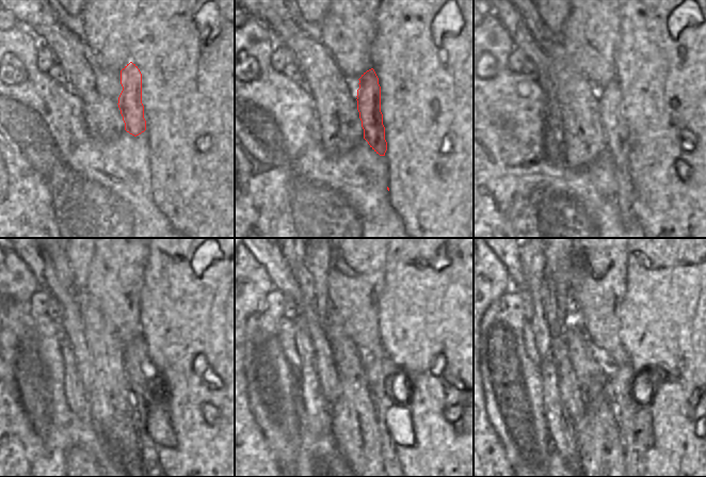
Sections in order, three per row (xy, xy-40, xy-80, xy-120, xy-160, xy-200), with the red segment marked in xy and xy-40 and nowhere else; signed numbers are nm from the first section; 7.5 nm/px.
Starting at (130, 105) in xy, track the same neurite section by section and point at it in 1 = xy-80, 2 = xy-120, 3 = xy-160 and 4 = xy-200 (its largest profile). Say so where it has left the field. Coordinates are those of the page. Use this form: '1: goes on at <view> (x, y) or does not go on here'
1: goes on at xy-80 (615, 128)
2: goes on at xy-120 (139, 368)
3: goes on at xy-160 (380, 370)
4: goes on at xy-200 (618, 390)

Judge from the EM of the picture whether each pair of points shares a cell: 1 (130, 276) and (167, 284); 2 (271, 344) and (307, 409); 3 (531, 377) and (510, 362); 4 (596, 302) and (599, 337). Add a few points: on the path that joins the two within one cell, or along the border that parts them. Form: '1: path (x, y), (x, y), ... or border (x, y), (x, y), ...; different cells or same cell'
1: border (148, 255), (139, 304); different cells
2: border (299, 381), (298, 401), (295, 404), (298, 416); different cells
3: path (526, 377), (515, 367); same cell
4: path (599, 311), (599, 329); same cell

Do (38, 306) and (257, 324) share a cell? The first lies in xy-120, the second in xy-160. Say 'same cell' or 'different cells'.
same cell

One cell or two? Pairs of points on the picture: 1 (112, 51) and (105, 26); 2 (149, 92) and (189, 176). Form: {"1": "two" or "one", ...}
{"1": "one", "2": "one"}

